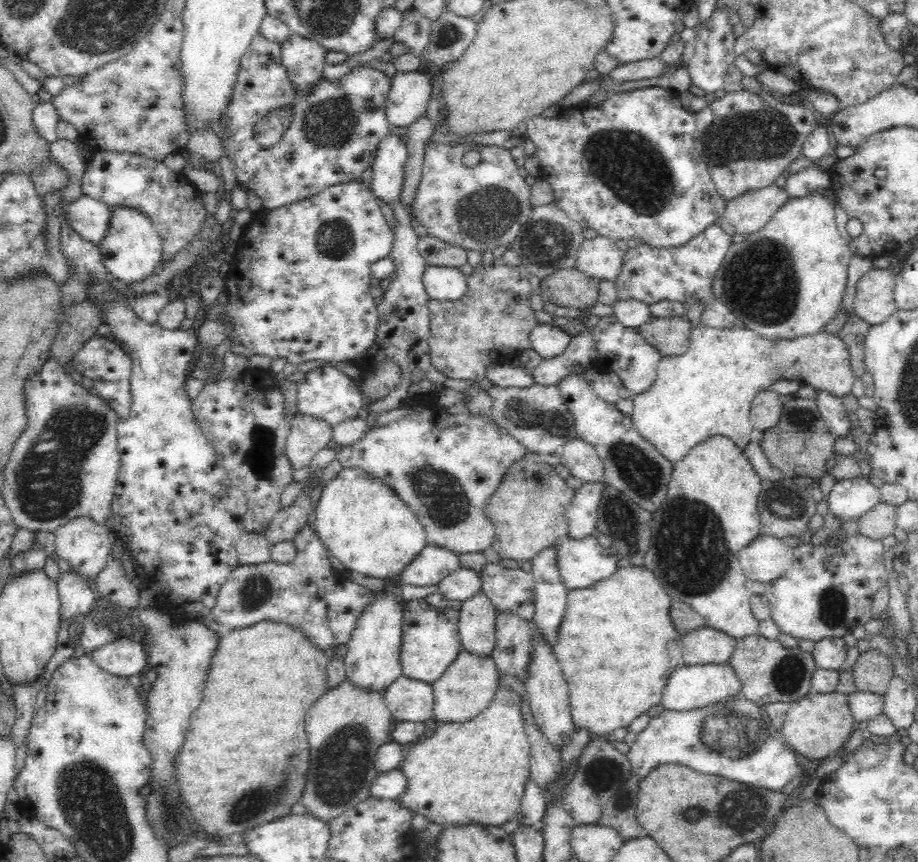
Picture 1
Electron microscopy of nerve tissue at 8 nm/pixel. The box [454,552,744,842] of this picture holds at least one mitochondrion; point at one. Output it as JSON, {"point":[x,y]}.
{"point":[603,774]}

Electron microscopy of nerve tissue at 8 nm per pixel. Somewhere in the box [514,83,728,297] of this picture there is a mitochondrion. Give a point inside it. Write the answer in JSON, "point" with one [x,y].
{"point":[638,174]}

